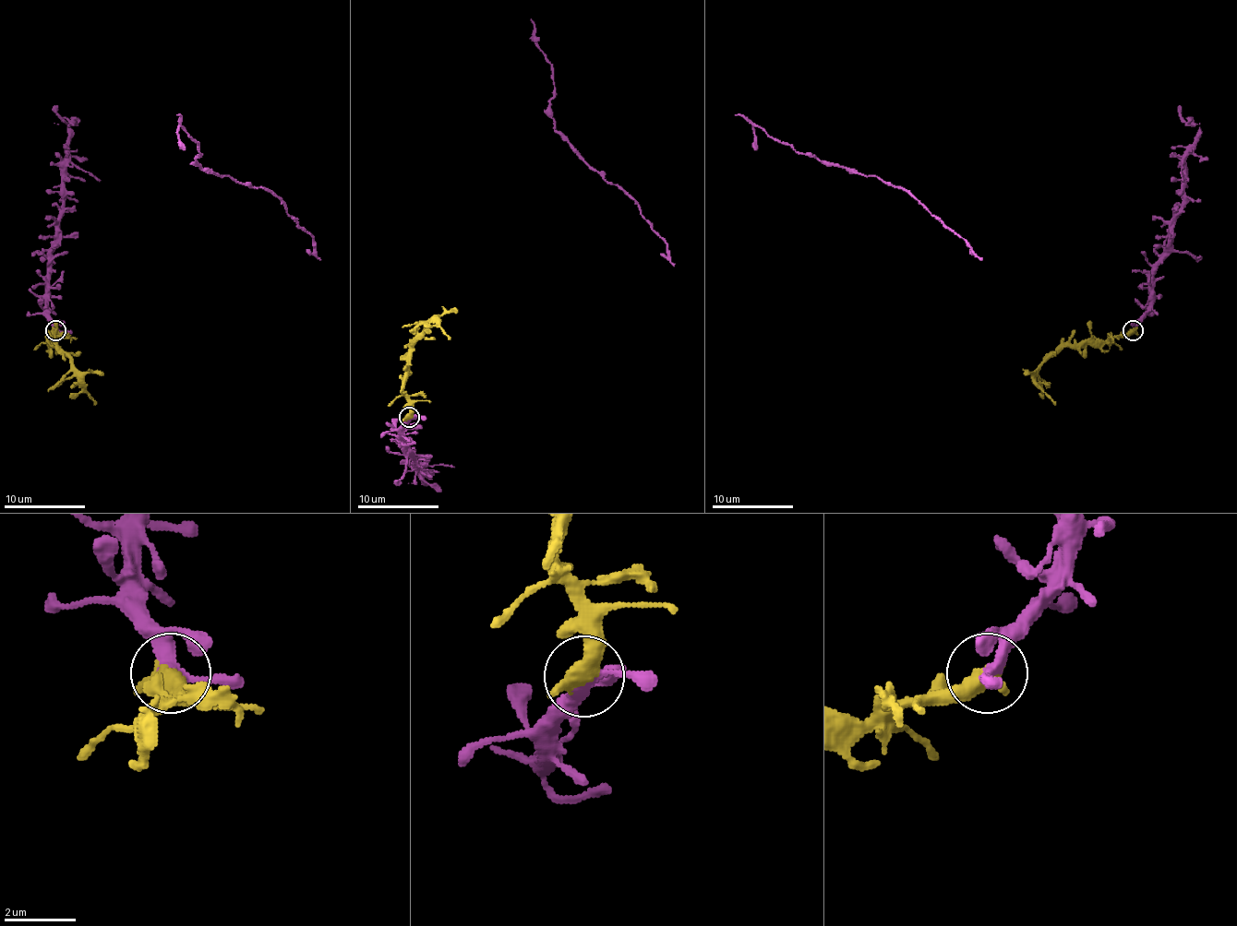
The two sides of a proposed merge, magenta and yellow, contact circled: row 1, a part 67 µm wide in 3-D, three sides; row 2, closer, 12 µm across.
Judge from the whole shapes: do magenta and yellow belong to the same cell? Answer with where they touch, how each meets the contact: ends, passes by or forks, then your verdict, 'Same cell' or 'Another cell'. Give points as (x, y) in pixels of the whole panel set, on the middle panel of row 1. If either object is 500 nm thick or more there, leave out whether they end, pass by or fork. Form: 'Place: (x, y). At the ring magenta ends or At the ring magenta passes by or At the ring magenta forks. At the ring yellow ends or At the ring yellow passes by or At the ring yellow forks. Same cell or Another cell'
Place: (409, 417). At the ring magenta passes by. At the ring yellow passes by. Same cell

